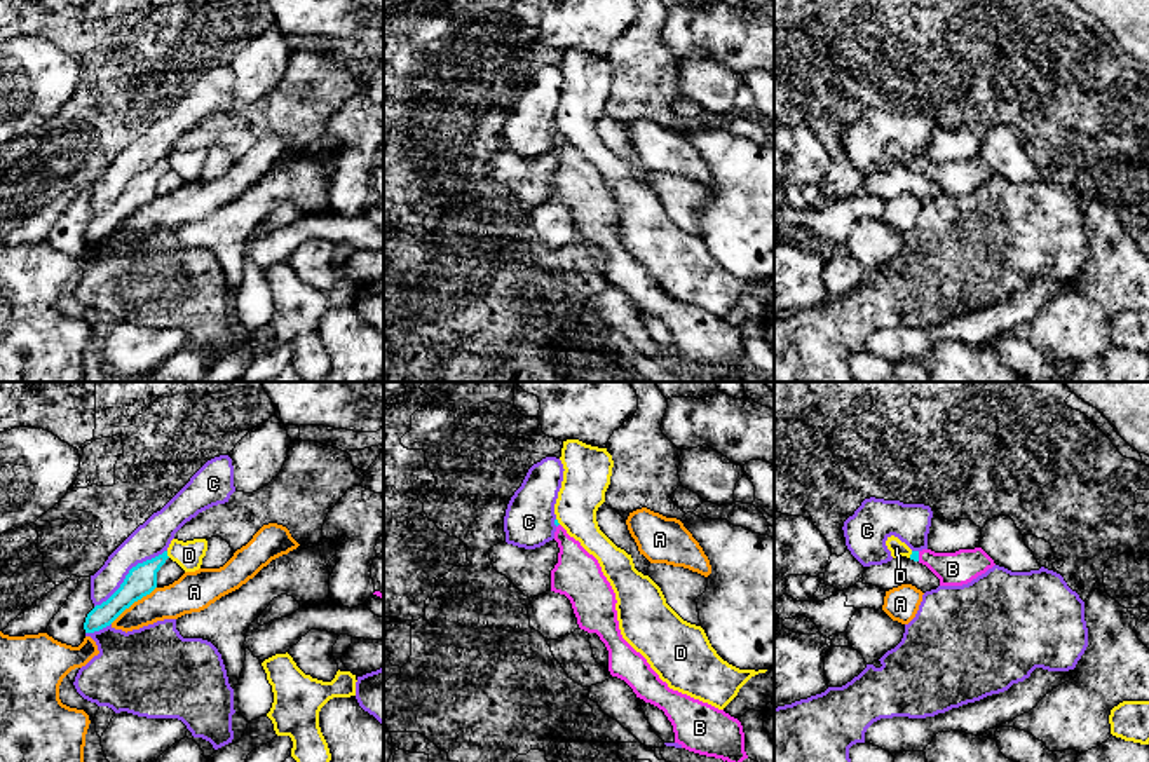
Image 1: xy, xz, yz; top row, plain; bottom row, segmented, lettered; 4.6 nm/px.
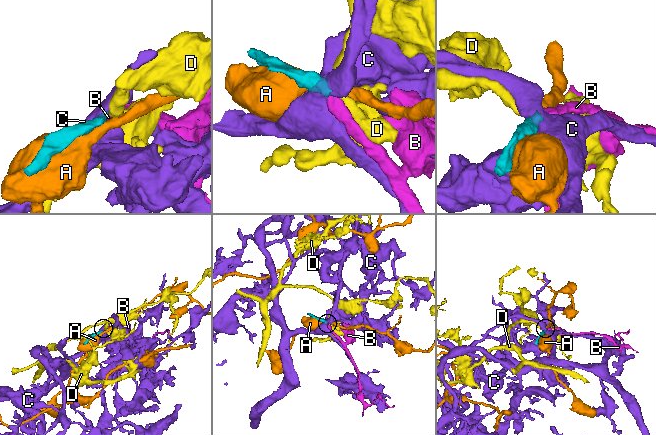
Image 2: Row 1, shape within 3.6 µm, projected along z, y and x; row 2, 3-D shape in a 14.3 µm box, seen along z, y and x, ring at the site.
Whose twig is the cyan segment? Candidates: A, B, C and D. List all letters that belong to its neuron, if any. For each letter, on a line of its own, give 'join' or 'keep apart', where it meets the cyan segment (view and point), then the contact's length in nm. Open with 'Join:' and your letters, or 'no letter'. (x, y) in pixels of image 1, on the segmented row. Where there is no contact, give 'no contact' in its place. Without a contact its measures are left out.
Join: B
A: keep apart | xy (133, 602) | 280 nm
B: join | yz (917, 557) | 50 nm
C: keep apart | xy (129, 572) | 420 nm
D: keep apart | xy (166, 555) | 40 nm

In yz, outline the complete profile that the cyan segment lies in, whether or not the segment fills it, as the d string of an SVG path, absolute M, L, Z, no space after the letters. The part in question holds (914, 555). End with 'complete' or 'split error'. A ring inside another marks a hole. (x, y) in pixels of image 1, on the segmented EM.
M982 548L955 553L912 551L910 560L926 565L940 579L940 586L968 584L996 565Z | split error

